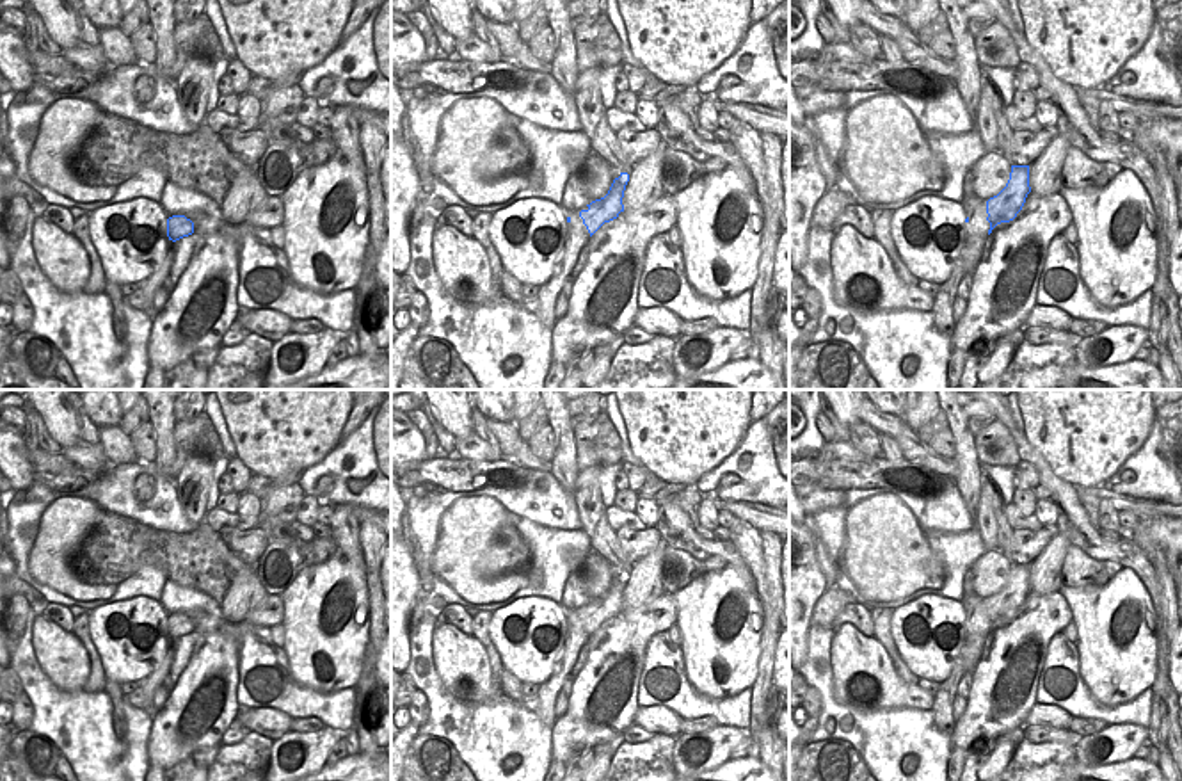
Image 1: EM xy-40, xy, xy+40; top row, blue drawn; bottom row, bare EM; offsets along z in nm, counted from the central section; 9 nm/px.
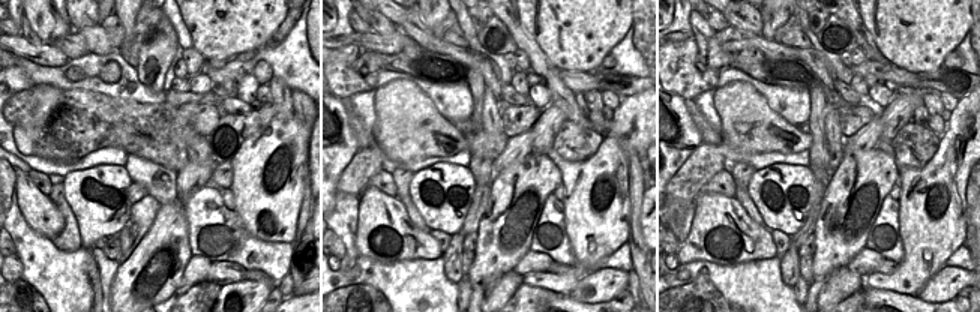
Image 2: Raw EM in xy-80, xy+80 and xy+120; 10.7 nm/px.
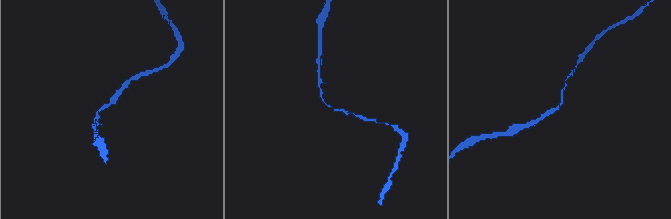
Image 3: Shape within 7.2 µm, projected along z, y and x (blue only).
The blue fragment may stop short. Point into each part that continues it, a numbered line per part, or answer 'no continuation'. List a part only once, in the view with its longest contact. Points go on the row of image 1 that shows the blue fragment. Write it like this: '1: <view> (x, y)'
no continuation

